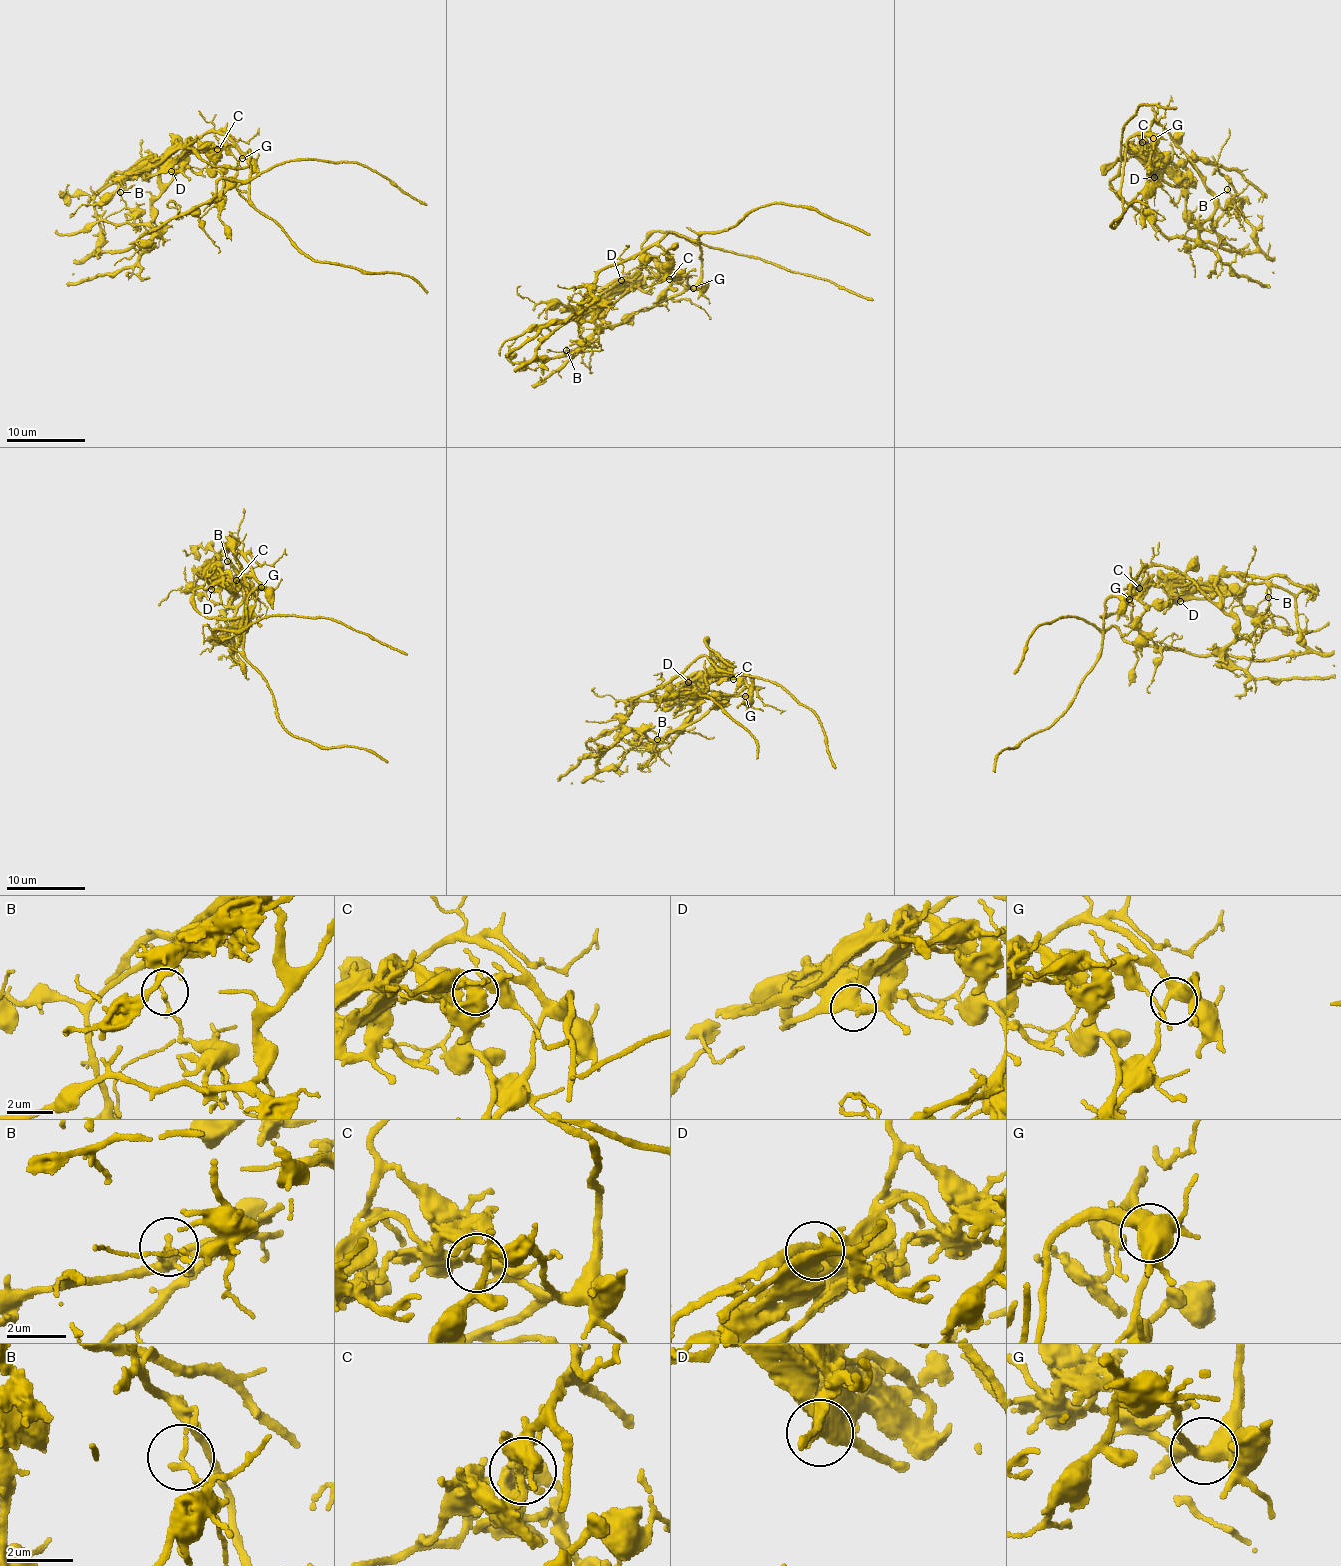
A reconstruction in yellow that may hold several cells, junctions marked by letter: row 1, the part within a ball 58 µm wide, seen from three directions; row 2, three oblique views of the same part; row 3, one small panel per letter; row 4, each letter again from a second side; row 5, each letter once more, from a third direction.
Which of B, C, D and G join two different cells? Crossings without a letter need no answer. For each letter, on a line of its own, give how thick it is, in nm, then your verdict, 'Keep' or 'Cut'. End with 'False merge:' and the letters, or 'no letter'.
B: Thickness 140 nm. Cut
C: Thickness 240 nm. Cut
D: Thickness 360 nm. Keep
G: Thickness 400 nm. Keep
False merge: B, C

